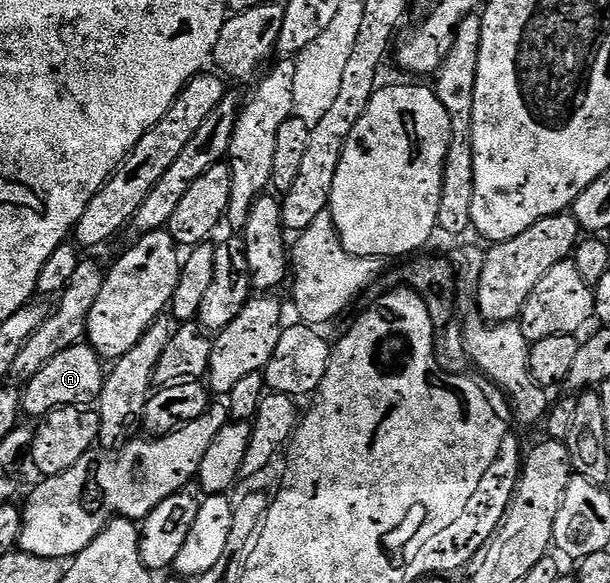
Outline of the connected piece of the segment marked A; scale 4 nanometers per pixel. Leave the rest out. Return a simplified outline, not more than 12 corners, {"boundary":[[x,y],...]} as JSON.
{"boundary":[[92,346],[66,347],[22,389],[43,419],[99,398],[105,362]]}

